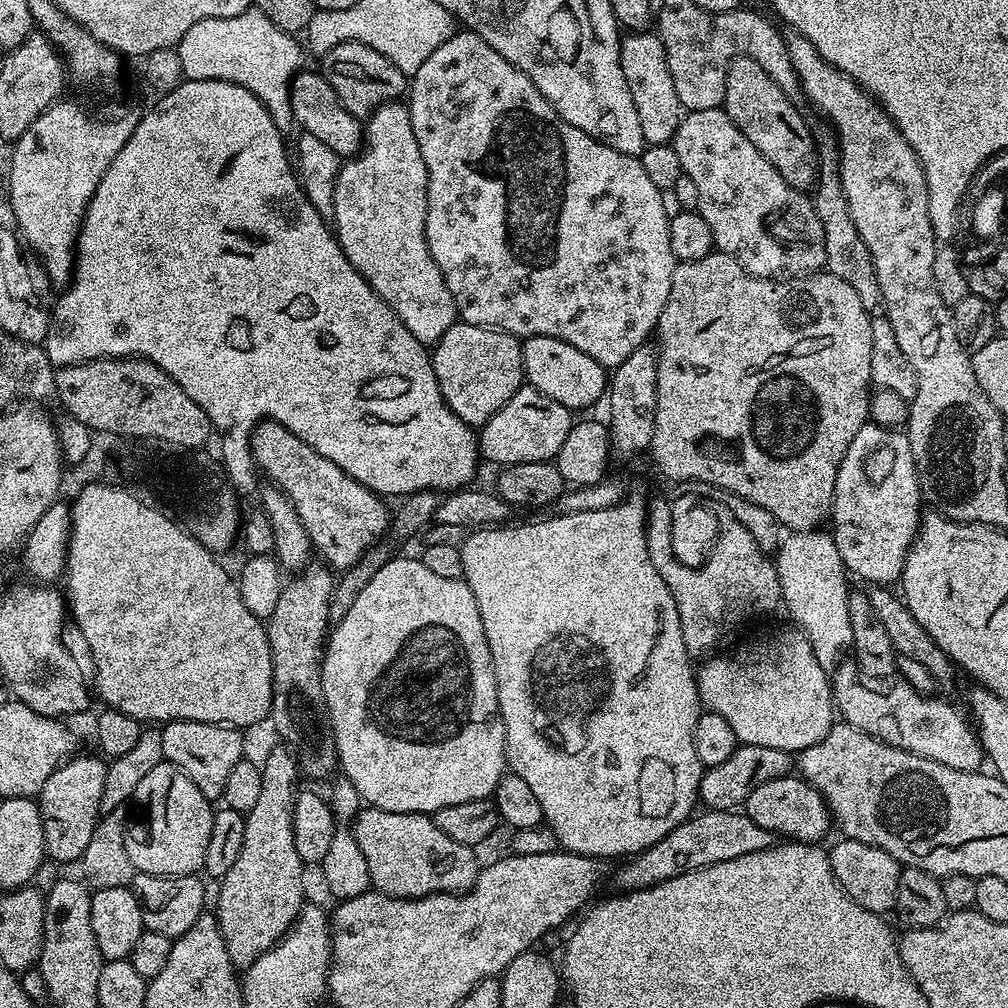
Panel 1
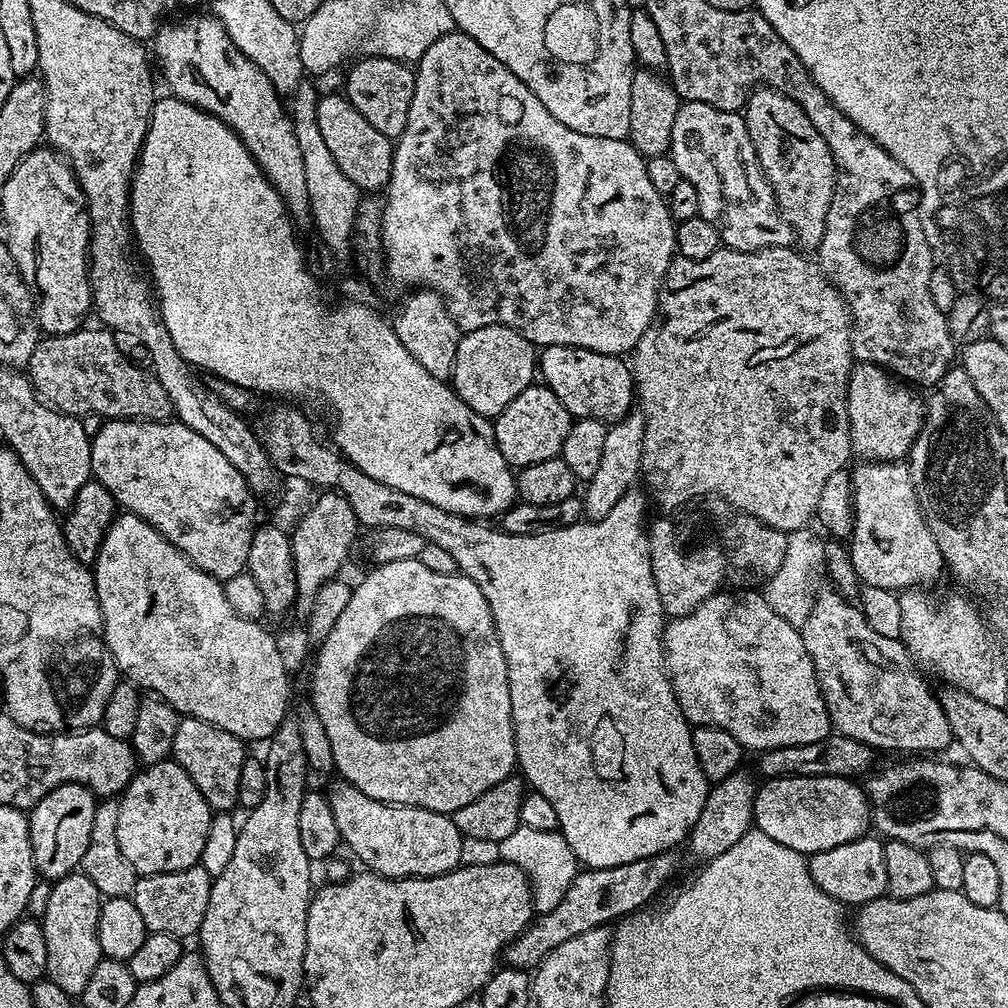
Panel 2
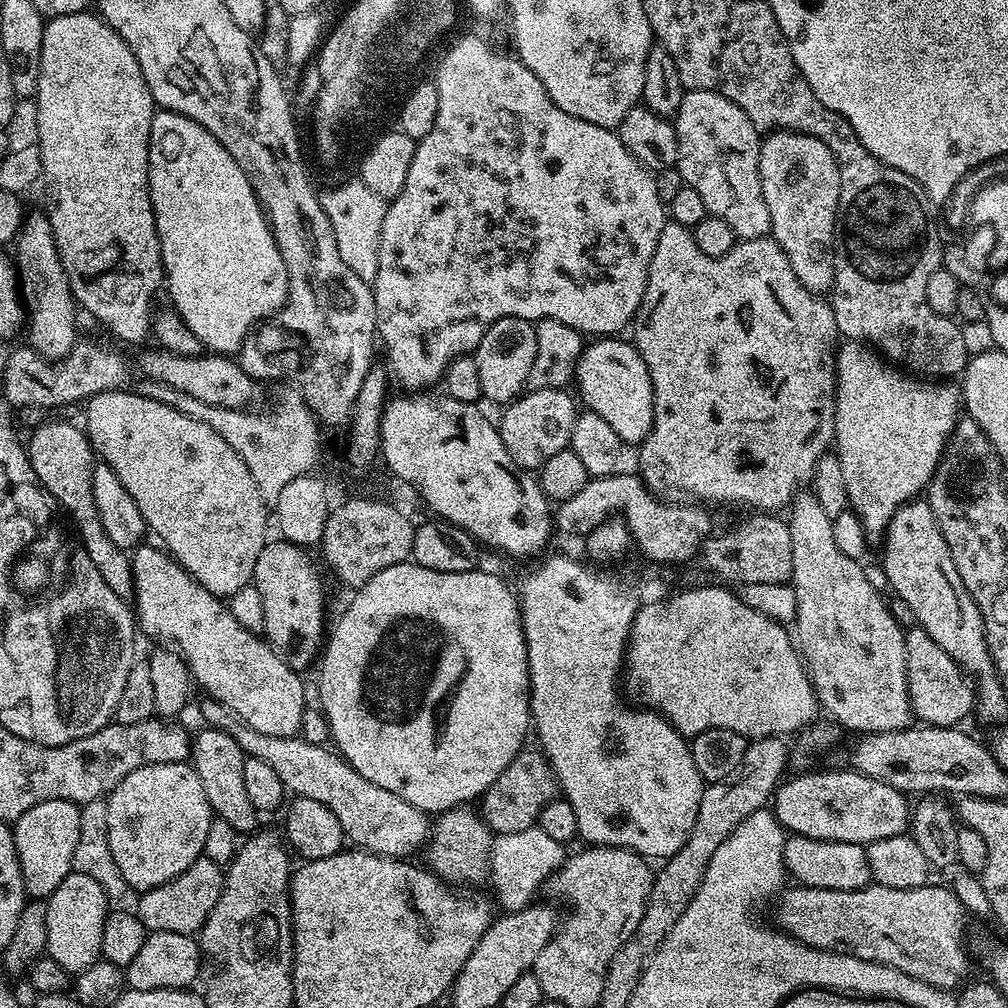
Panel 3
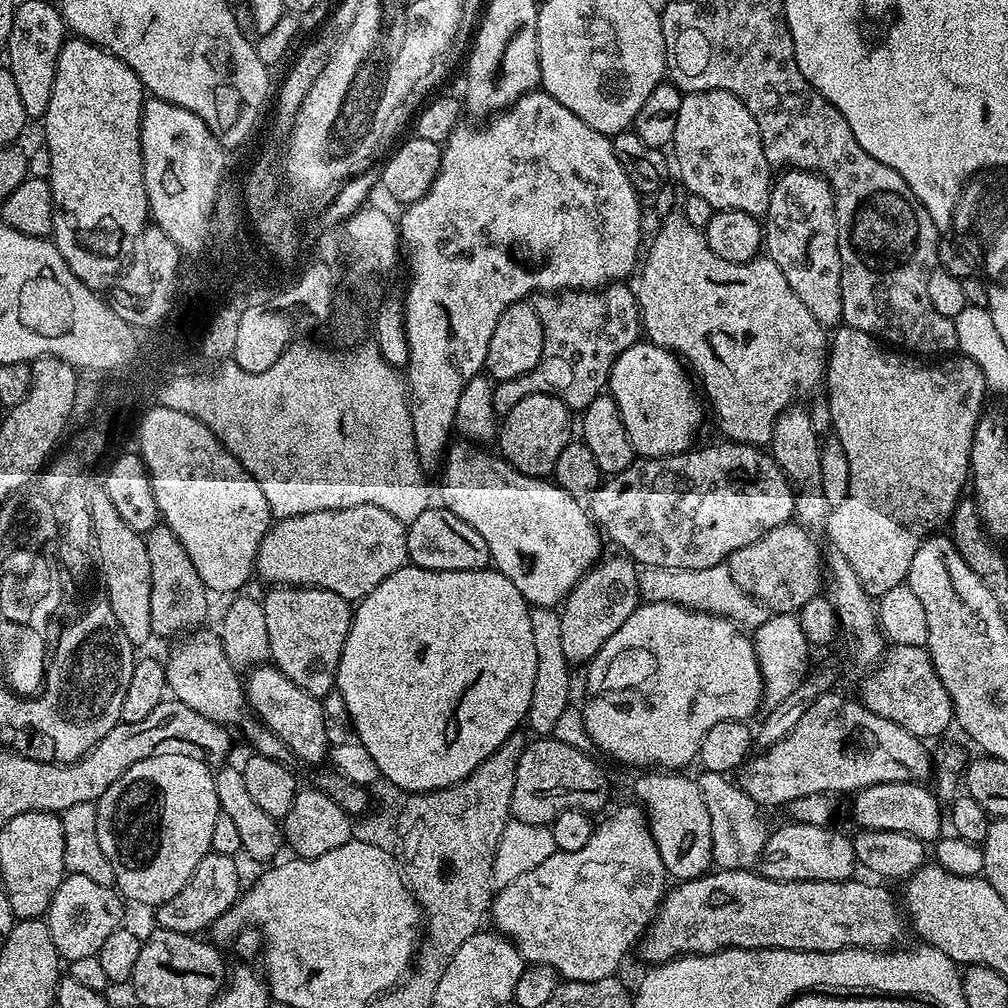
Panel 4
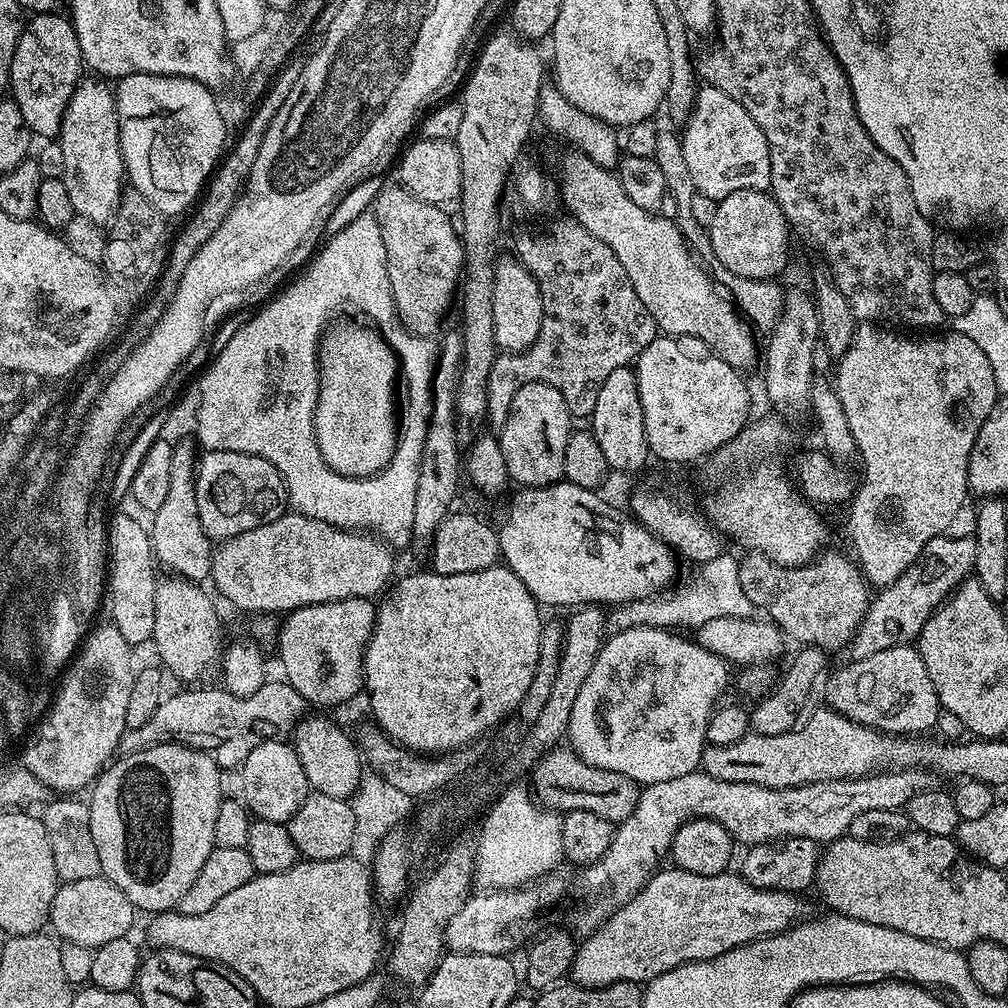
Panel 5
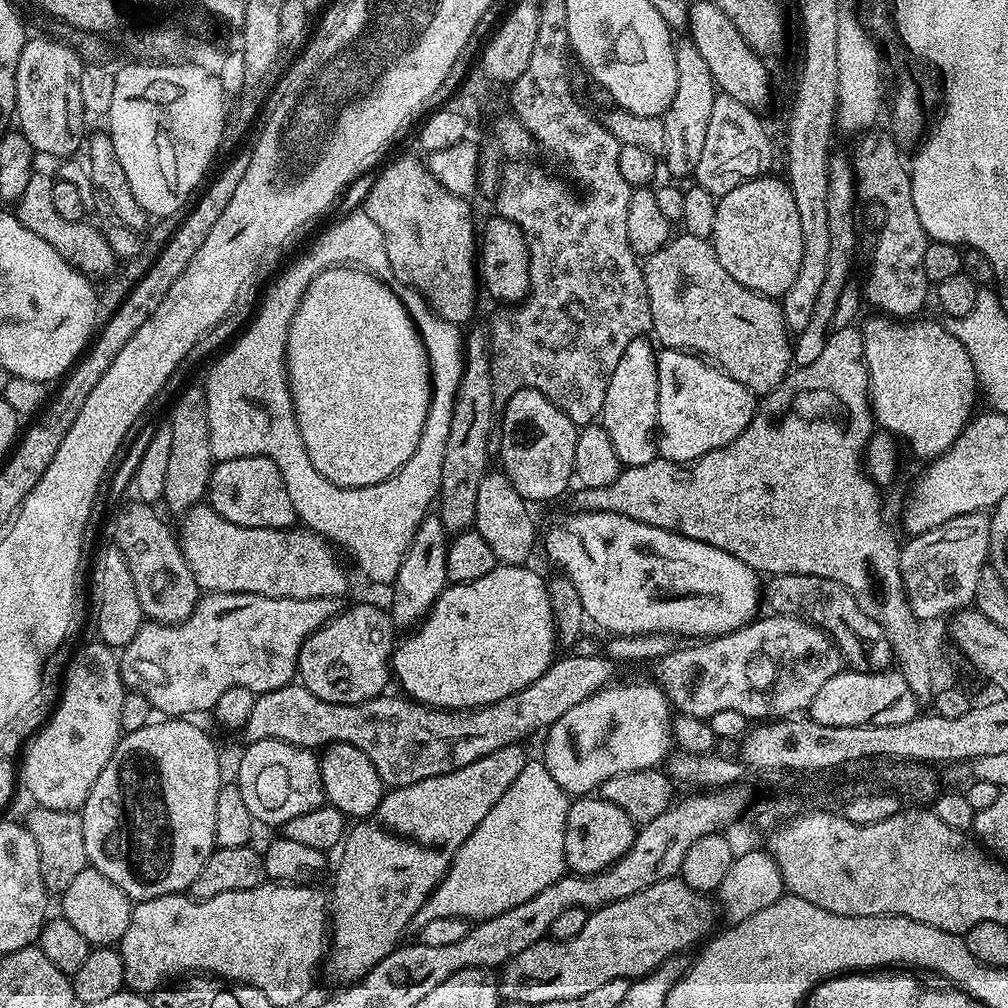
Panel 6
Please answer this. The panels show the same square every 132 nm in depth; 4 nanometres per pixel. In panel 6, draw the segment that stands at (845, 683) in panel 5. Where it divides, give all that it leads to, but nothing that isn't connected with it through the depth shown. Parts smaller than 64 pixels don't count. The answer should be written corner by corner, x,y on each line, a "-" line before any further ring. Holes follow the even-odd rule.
841,670
817,690
806,712
814,722
822,726
894,726
894,722
910,722
910,718
918,715
916,707
918,701
914,690
906,686
906,678
899,670

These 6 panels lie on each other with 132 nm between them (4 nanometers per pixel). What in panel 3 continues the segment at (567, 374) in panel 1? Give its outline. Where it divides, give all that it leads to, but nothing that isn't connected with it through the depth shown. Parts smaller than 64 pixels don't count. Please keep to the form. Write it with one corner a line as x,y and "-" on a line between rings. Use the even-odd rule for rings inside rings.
600,338
589,343
576,361
574,388
580,391
579,399
582,404
584,399
583,407
601,416
613,428
614,434
618,434
621,445
639,446
652,429
652,383
646,370
646,362
642,362
635,343
627,343
623,344
620,338

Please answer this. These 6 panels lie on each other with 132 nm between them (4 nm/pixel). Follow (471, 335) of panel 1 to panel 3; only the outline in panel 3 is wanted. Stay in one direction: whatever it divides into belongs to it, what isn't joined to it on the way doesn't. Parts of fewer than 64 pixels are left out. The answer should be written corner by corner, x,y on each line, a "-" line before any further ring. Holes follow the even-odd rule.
502,318
486,330
482,342
475,350
478,366
478,382
482,382
481,397
493,400
499,406
507,406
528,388
530,366
534,366
534,354
538,350
536,326
531,320

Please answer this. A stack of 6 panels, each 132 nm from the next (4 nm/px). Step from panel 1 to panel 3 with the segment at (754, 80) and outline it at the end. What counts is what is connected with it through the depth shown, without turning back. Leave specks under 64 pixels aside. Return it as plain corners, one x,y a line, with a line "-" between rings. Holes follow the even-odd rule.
773,130
767,133
760,141
758,174
762,182
762,198
766,198
766,210
770,210
770,226
772,227
770,236
771,239
775,240
776,245
786,254
786,258
790,262
790,270
794,270
794,274
798,274
798,282
802,282
802,286
806,286
806,290
817,294
831,293
834,274
836,273
836,248
834,245
838,240
838,209
840,207
840,167
834,158
834,154
830,154
826,142
822,142
813,136
807,136
801,132

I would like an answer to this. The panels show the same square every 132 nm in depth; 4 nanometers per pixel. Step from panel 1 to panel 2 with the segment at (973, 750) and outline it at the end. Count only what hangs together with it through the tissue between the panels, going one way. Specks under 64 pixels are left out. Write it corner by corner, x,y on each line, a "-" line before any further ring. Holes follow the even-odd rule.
836,590
823,592
813,599
810,614
802,625
802,635
806,650
814,662
816,676
820,679
831,727
839,735
868,744
873,750
885,748
888,752
896,752
901,748
904,754
940,754
947,744
953,743
950,722
942,710
937,693
928,689
916,661
904,649
904,641
883,637
872,630
861,609
851,599

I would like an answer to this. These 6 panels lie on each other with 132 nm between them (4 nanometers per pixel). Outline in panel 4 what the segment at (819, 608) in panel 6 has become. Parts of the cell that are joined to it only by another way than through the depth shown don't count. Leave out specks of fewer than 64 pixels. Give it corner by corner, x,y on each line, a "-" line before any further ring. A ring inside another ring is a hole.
796,522
783,524
762,534
758,542
750,542
750,546
742,546
742,550
734,550
728,555
726,563
730,578
734,578
734,582
738,582
746,594
764,605
769,613
799,613
814,596
819,596
822,592
822,556
820,560
820,548
811,536
813,535
806,528

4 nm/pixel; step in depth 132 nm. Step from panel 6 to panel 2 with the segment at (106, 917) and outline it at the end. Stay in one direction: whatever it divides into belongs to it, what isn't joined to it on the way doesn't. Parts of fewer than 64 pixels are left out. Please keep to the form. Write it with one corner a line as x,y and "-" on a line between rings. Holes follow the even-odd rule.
83,871
71,872
55,881
50,890
50,902
46,902
46,914
42,917
46,938
47,979
73,998
83,997
86,982
94,974
94,966
101,960
98,946
98,914
102,897
98,886
84,876

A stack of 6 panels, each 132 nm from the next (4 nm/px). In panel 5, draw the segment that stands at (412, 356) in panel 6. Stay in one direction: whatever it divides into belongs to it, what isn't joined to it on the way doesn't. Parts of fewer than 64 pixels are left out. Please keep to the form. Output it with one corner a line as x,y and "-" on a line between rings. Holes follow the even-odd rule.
360,324
329,327
320,341
320,393
314,414
314,434
326,466
343,476
372,476
383,470
392,460
398,439
396,353
379,332

